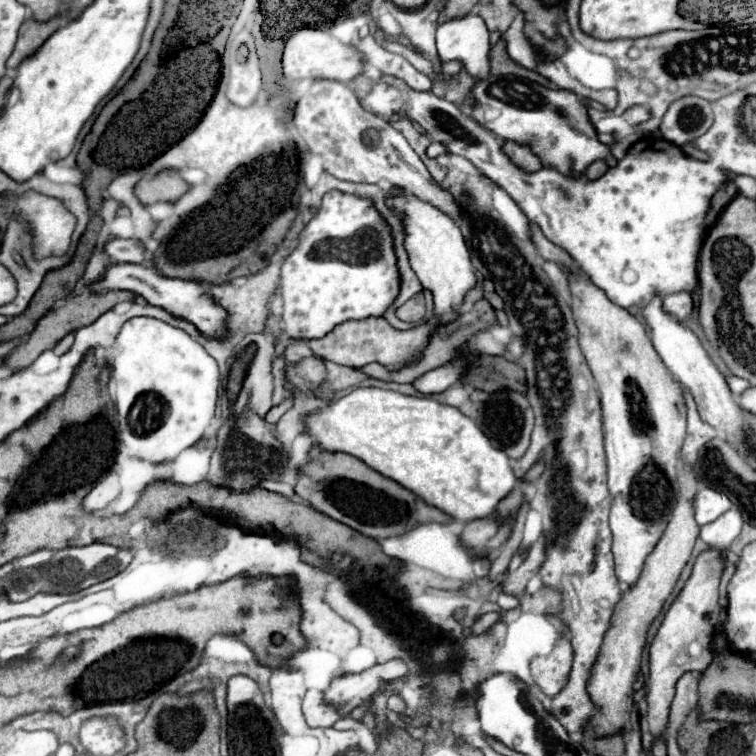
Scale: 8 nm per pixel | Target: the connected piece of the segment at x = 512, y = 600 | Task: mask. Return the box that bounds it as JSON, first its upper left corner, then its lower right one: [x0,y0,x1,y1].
[497,591,519,611]

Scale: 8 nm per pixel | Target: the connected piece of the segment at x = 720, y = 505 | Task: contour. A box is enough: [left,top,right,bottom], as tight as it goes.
[693,487,733,525]

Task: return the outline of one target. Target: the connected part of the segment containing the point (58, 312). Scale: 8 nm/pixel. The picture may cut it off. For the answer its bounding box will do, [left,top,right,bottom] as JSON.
[5,291,135,367]

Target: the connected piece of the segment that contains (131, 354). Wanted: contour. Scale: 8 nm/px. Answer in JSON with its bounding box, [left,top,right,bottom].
[107,317,219,463]

